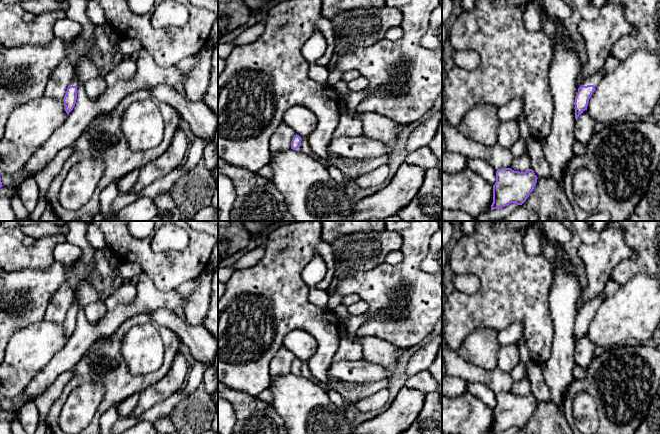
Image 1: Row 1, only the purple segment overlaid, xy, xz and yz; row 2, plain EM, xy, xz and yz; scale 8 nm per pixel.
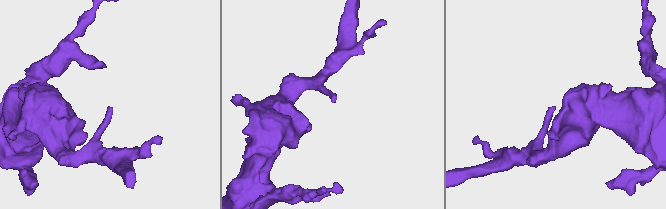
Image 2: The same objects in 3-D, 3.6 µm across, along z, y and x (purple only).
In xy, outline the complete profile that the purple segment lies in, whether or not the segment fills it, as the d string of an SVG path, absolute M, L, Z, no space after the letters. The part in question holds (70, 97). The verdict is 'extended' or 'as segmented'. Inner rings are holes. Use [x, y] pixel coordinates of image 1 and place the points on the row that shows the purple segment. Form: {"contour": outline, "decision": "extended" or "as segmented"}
{"contour": "M75 77L70 82L66 94L64 96L63 102L65 106L65 111L69 115L69 113L73 110L76 99L77 99L77 86L79 85L78 81Z", "decision": "extended"}

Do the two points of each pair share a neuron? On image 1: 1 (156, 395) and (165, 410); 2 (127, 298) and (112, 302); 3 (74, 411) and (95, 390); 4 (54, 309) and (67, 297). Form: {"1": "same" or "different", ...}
{"1": "different", "2": "same", "3": "same", "4": "same"}

